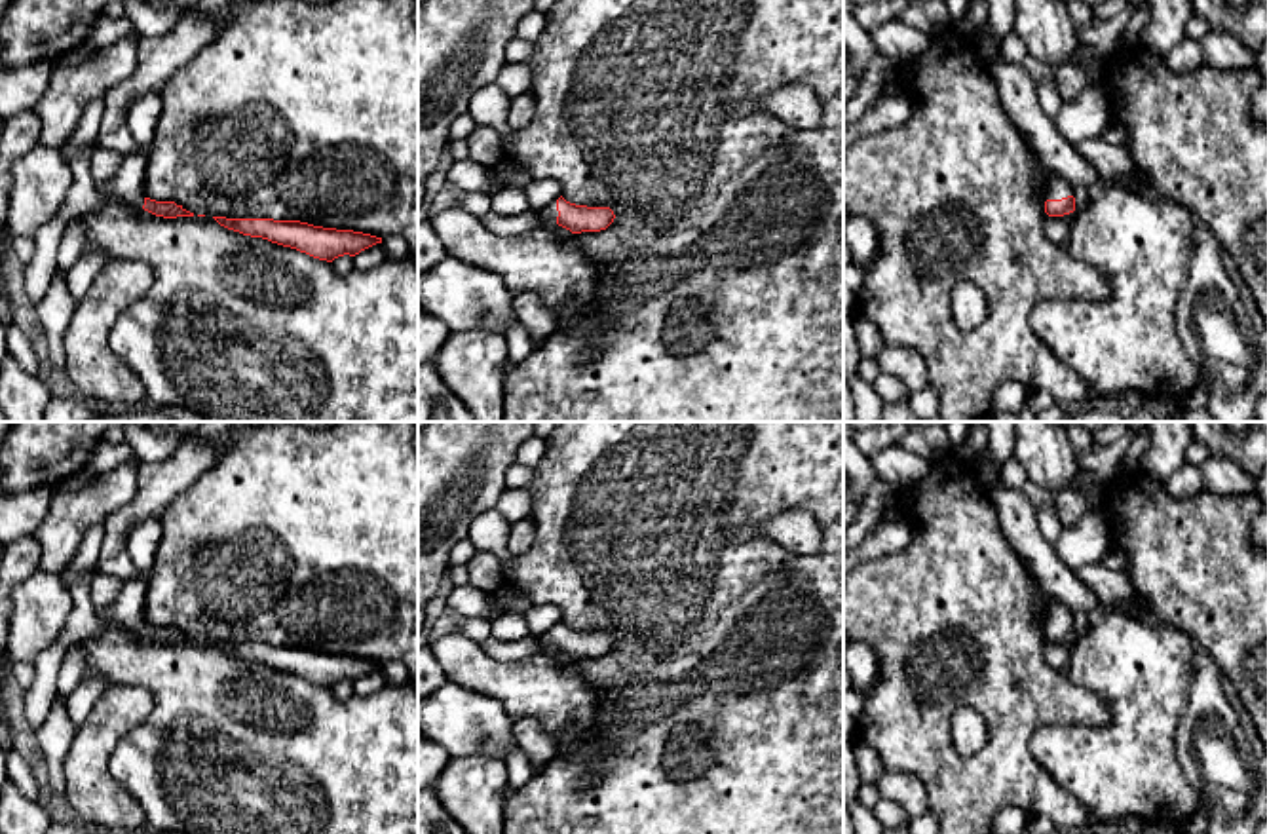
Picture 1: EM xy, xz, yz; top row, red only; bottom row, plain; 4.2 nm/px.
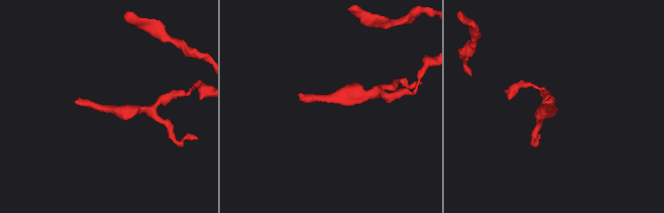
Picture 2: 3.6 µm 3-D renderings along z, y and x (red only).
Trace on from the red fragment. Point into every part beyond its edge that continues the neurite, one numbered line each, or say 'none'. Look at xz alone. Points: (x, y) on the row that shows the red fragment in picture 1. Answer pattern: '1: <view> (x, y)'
1: xz (548, 215)

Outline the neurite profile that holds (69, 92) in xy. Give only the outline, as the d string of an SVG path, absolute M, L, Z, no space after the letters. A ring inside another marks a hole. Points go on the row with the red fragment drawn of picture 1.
M131 32L74 66L53 65L47 89L34 106L40 120L38 144L61 150L68 142L87 104L133 74L139 40Z

